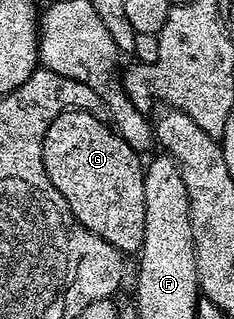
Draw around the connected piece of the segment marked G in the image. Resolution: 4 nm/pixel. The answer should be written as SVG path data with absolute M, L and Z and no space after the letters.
M69 109L56 117L51 127L47 127L47 135L43 139L43 167L55 191L59 191L63 199L67 199L67 207L71 207L75 219L79 219L79 223L83 223L87 231L99 235L99 239L107 239L107 243L111 243L111 247L115 247L123 255L136 254L140 250L145 222L145 165L139 154L124 142L117 130L87 111Z

